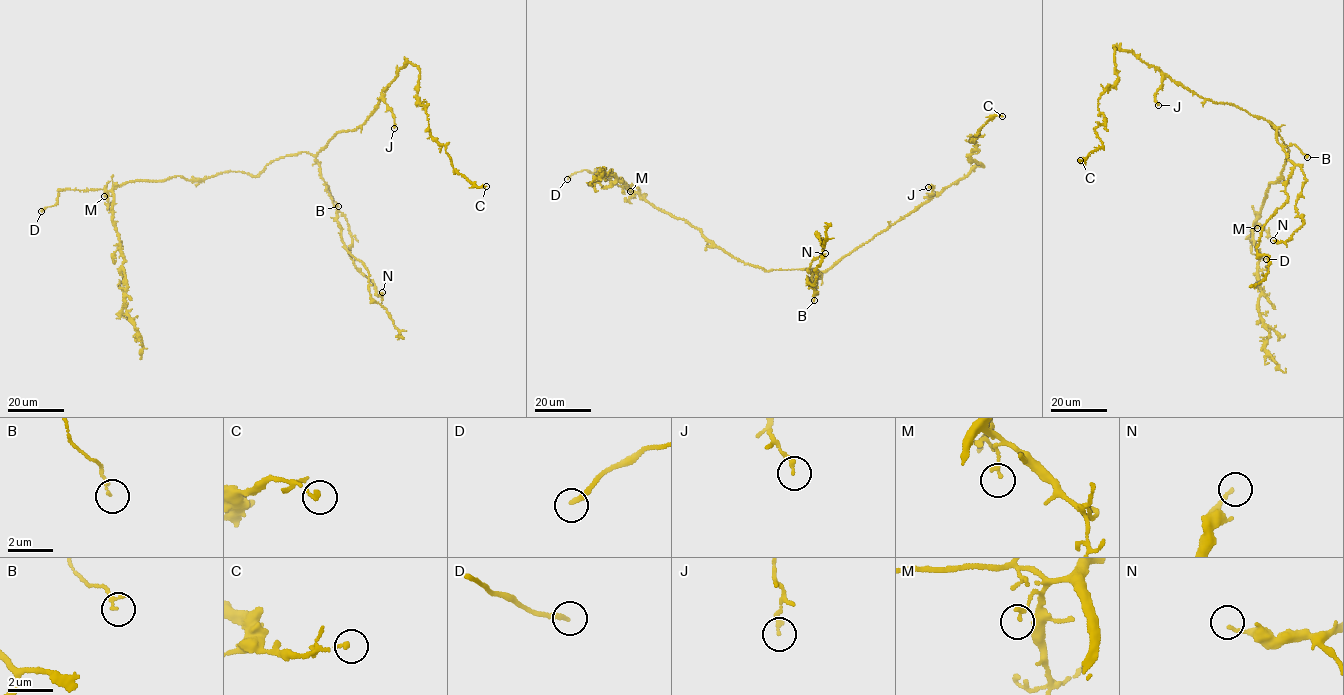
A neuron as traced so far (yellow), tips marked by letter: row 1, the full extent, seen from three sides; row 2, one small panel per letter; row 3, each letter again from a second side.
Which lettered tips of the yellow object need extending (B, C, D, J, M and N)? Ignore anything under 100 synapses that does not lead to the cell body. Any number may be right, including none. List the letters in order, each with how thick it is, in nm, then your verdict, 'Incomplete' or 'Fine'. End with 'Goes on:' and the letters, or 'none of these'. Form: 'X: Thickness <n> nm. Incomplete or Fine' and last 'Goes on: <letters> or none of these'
B: Thickness 140 nm. Fine
C: Thickness 190 nm. Fine
D: Thickness 240 nm. Incomplete
J: Thickness 170 nm. Fine
M: Thickness 160 nm. Fine
N: Thickness 150 nm. Fine
Goes on: D

